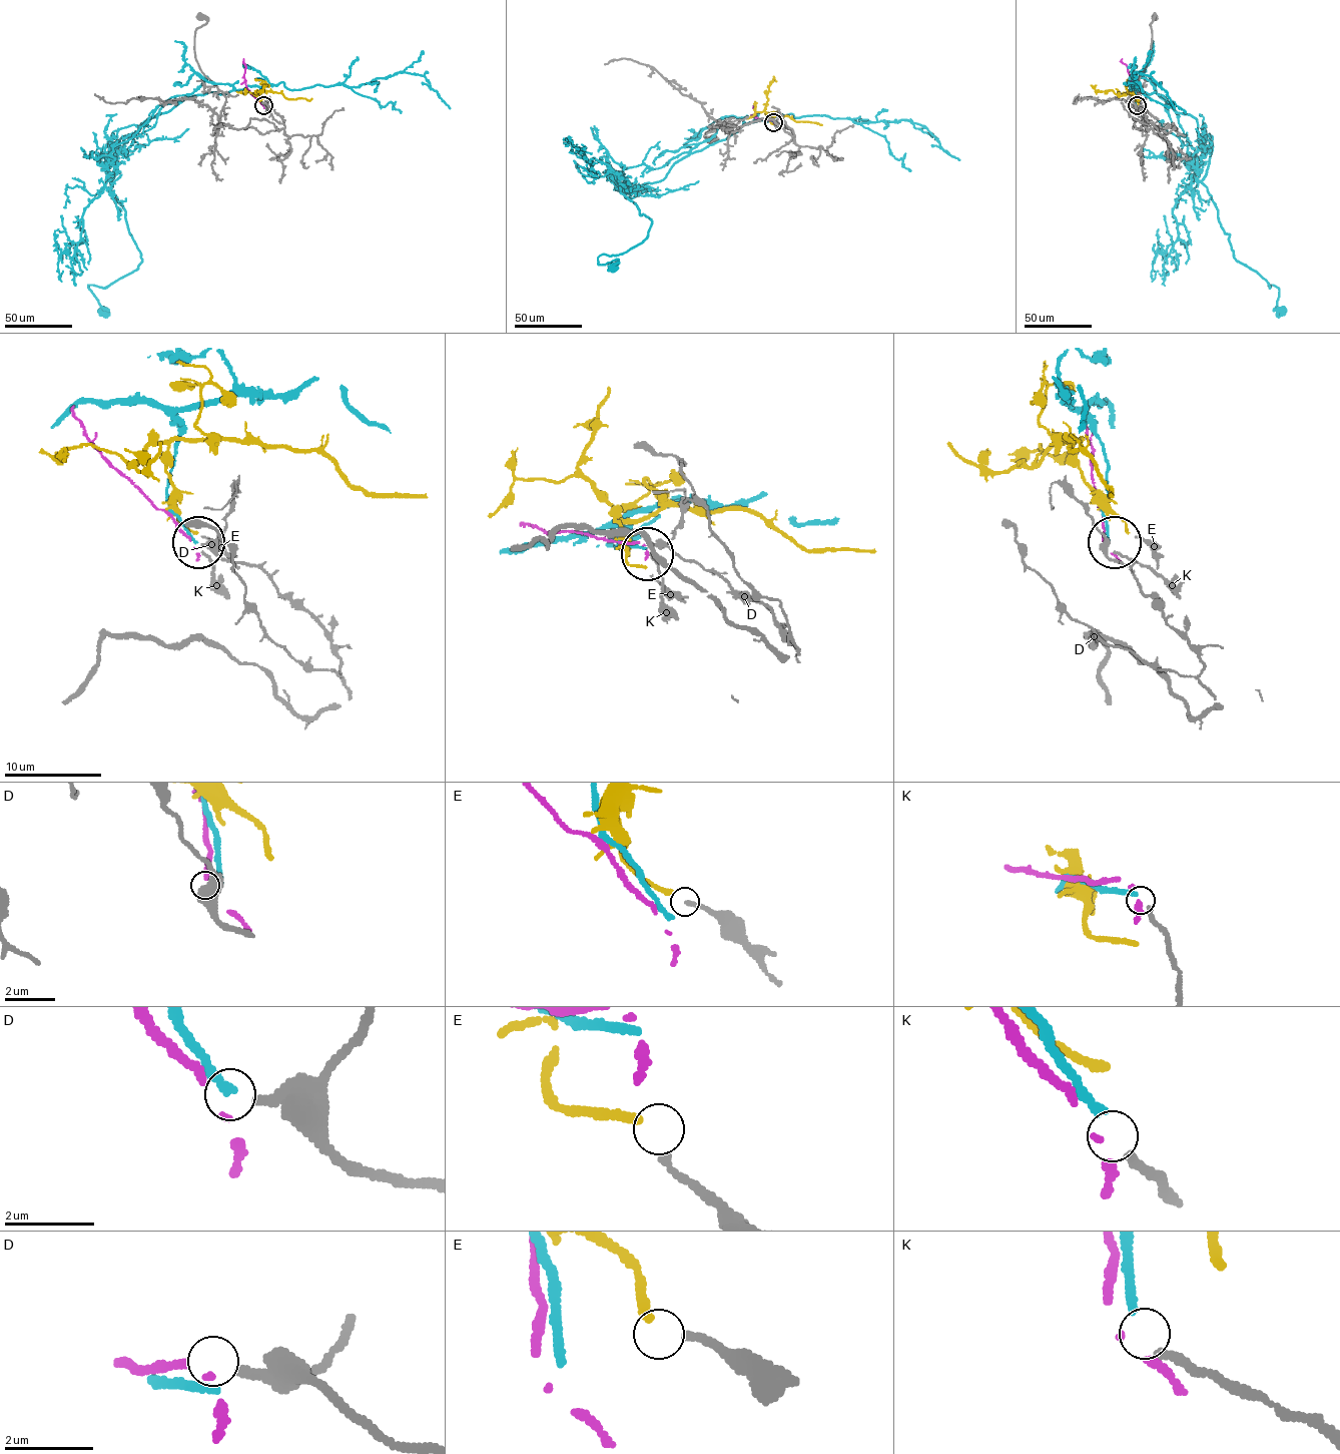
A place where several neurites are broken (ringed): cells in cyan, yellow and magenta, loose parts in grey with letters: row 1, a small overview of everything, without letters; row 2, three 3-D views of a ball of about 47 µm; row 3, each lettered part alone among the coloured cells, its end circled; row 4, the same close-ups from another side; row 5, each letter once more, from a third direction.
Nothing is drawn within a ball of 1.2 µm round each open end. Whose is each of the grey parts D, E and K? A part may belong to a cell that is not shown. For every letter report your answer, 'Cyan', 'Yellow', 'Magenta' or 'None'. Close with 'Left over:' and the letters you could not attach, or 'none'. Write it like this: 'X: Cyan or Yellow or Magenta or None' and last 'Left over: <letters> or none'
D: None
E: Yellow
K: Cyan
Left over: D

